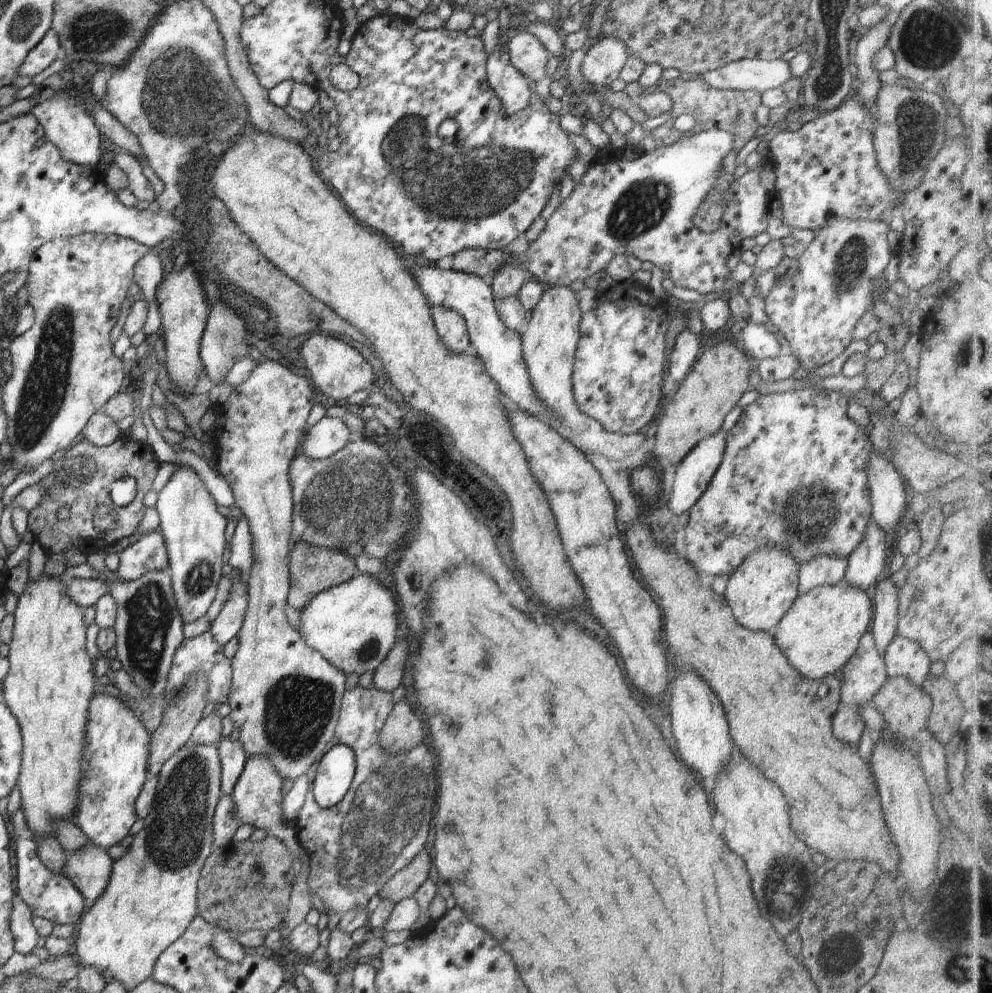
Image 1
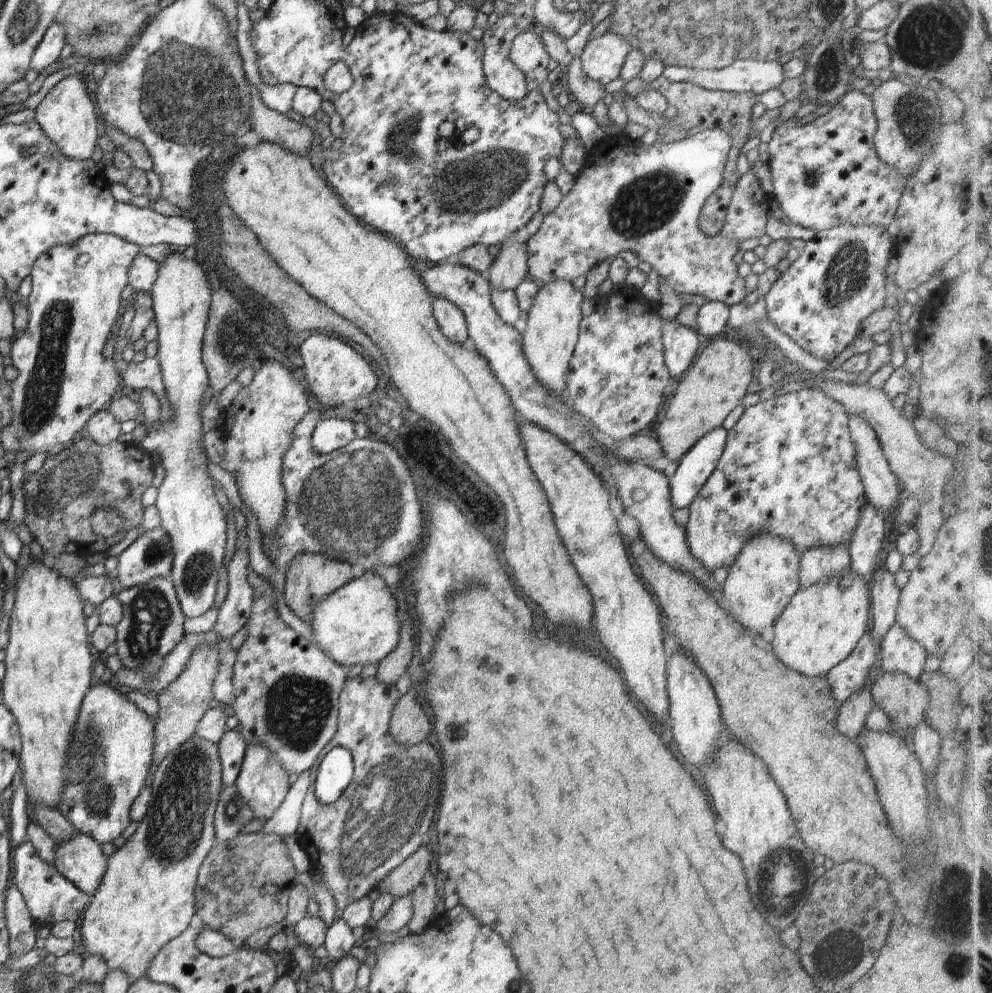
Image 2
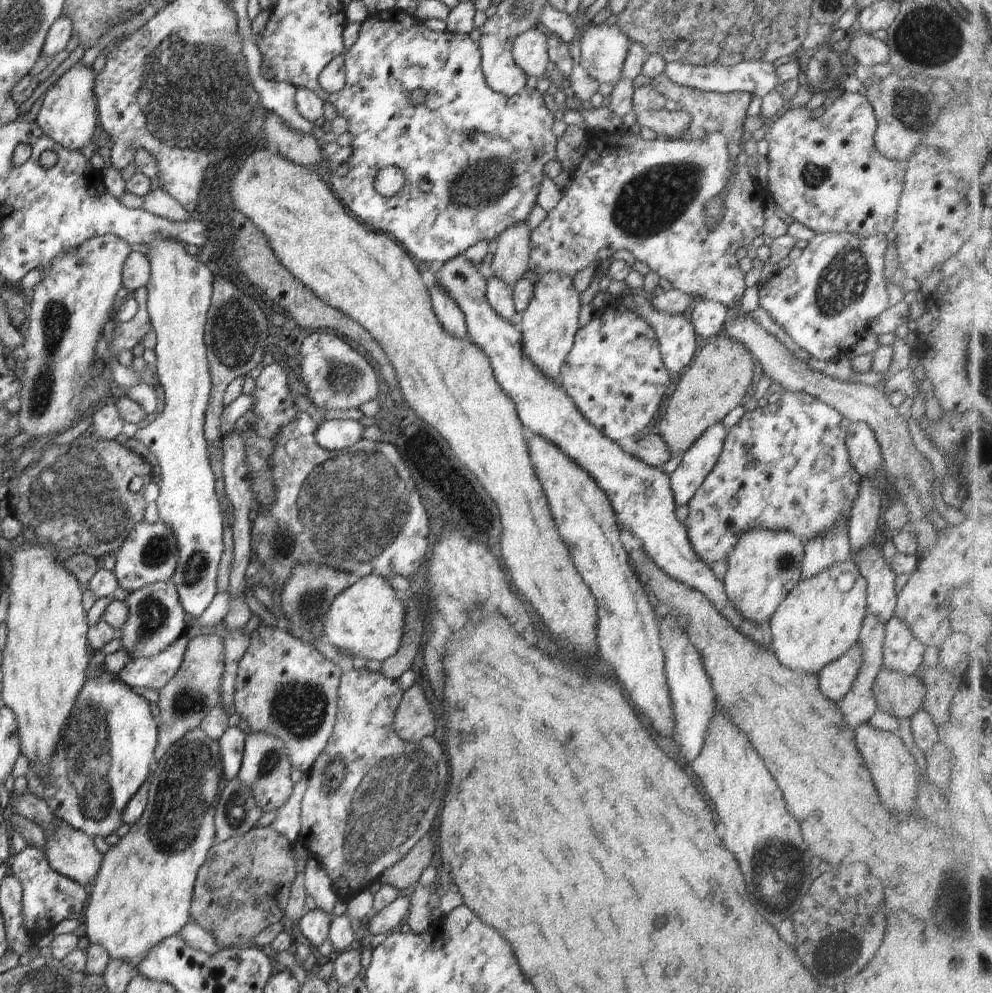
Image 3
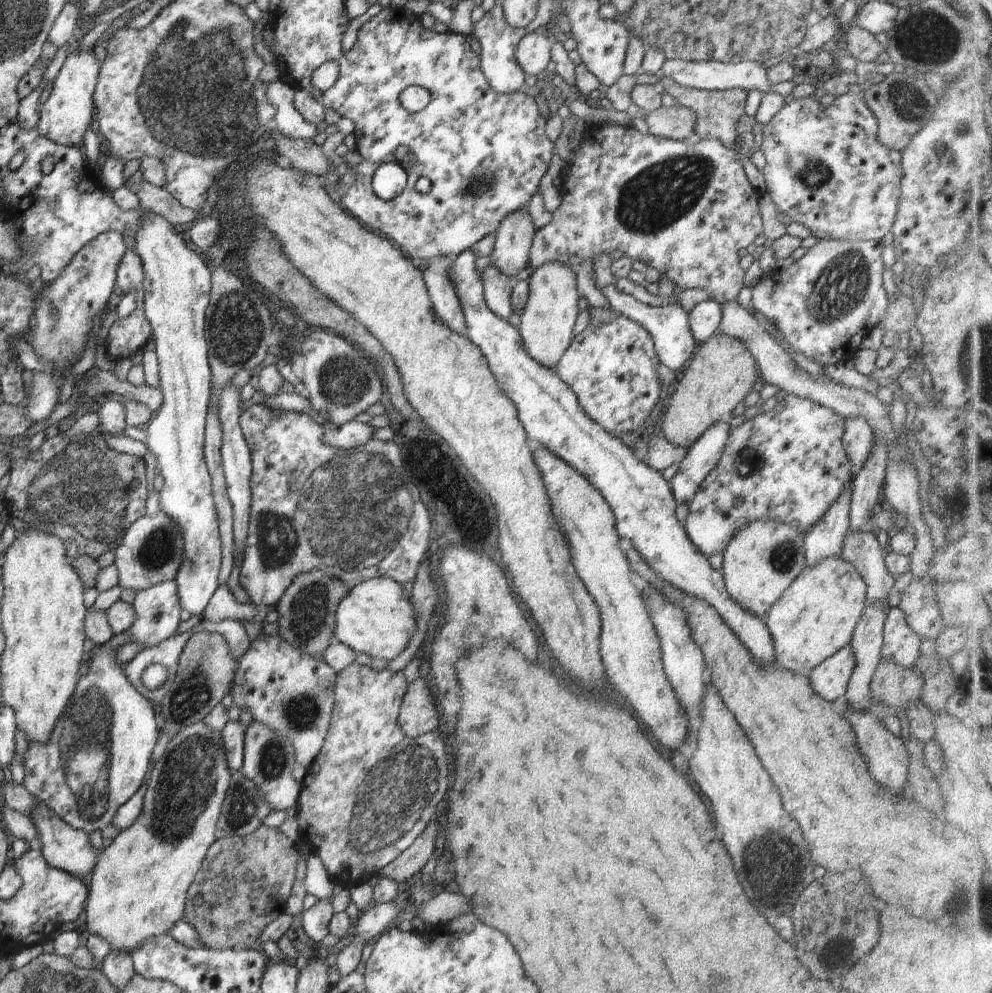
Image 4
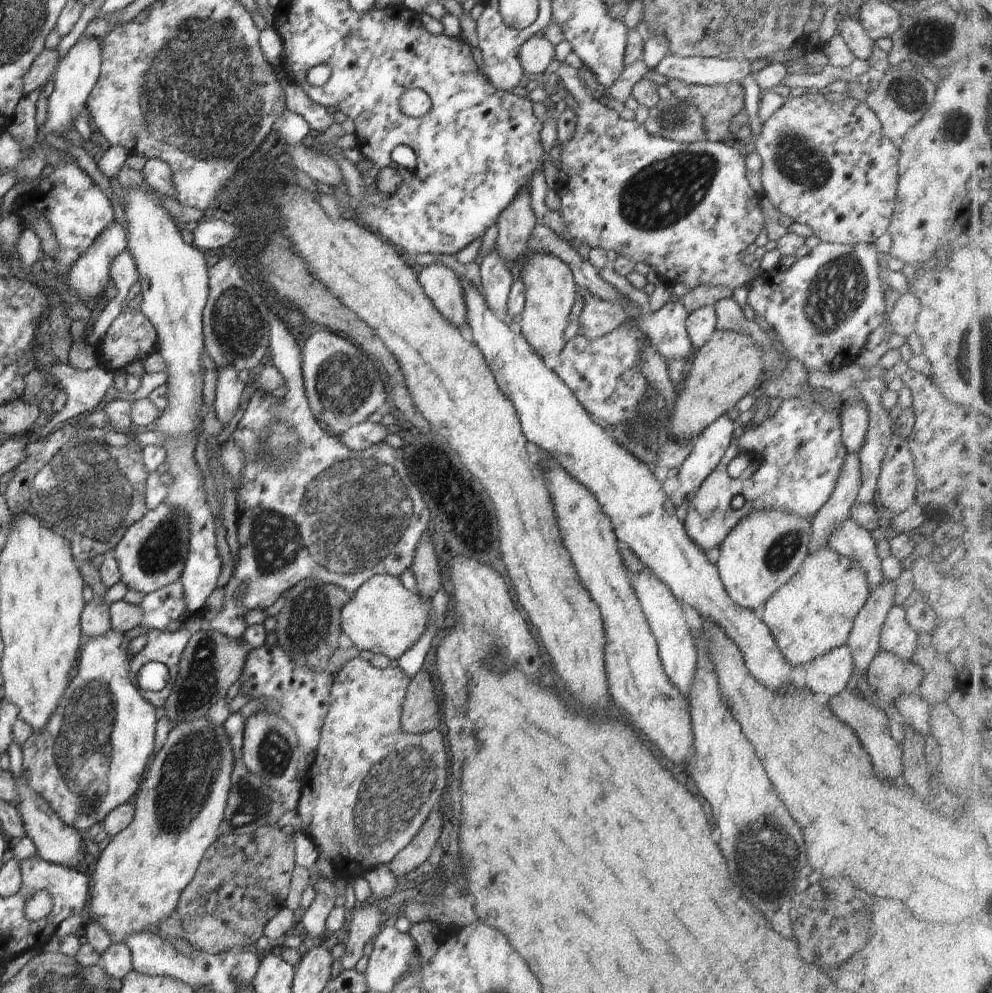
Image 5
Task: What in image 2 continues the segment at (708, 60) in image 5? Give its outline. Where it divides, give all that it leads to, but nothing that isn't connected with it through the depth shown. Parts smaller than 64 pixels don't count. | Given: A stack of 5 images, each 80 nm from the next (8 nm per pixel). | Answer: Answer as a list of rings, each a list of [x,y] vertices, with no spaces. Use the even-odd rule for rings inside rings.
[[[752,58],[738,59],[730,66],[721,69],[693,69],[690,67],[670,65],[665,67],[663,75],[670,82],[692,83],[700,88],[711,91],[728,91],[729,93],[753,92],[757,96],[769,90],[778,89],[778,86],[786,81],[783,73],[783,65],[778,63],[778,61],[757,61]]]

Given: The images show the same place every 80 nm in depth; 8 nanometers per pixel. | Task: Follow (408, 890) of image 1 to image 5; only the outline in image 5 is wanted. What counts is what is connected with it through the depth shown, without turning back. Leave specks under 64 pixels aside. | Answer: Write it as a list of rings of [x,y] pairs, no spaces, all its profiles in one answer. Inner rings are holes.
[[[432,810],[416,836],[387,864],[394,876],[402,876],[414,870],[425,860],[430,860],[431,850],[437,845],[440,832],[440,812]]]

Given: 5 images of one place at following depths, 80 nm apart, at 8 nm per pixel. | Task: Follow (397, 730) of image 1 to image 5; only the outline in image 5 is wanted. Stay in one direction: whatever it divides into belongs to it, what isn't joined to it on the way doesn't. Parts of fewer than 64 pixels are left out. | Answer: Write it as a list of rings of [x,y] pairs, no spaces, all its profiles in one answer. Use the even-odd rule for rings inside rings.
[[[425,670],[418,671],[407,686],[400,717],[403,731],[420,734],[438,729],[440,726],[439,707],[429,673]]]

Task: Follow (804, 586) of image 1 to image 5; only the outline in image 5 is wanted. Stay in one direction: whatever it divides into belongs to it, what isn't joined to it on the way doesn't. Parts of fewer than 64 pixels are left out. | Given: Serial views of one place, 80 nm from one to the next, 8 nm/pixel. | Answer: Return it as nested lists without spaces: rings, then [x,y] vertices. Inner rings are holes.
[[[848,453],[843,460],[841,471],[826,504],[812,518],[809,554],[827,546],[829,534],[839,522],[849,518],[852,506],[856,504],[861,487],[861,460],[856,453]]]

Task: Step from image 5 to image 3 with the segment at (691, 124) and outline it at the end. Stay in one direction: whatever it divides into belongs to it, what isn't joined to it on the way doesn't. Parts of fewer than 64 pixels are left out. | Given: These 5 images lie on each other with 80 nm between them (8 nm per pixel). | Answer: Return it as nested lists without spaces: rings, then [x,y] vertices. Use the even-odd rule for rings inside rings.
[[[665,108],[650,112],[636,110],[638,124],[654,130],[662,138],[680,139],[687,131],[691,121],[691,114],[682,108],[673,111]]]

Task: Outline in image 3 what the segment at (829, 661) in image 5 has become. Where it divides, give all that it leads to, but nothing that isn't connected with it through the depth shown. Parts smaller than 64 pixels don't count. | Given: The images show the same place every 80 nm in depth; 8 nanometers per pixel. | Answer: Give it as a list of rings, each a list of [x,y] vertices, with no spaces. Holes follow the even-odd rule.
[[[856,644],[835,661],[829,662],[823,669],[820,669],[816,676],[822,694],[835,703],[840,698],[844,698],[857,677],[862,661],[861,648]]]

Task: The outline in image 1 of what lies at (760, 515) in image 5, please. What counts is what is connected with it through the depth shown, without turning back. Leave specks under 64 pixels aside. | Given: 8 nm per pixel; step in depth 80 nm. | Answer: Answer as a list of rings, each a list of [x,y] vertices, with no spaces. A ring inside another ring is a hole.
[[[764,545],[757,550],[731,572],[723,595],[734,618],[744,628],[771,633],[800,594],[799,564],[788,551],[774,545]]]

